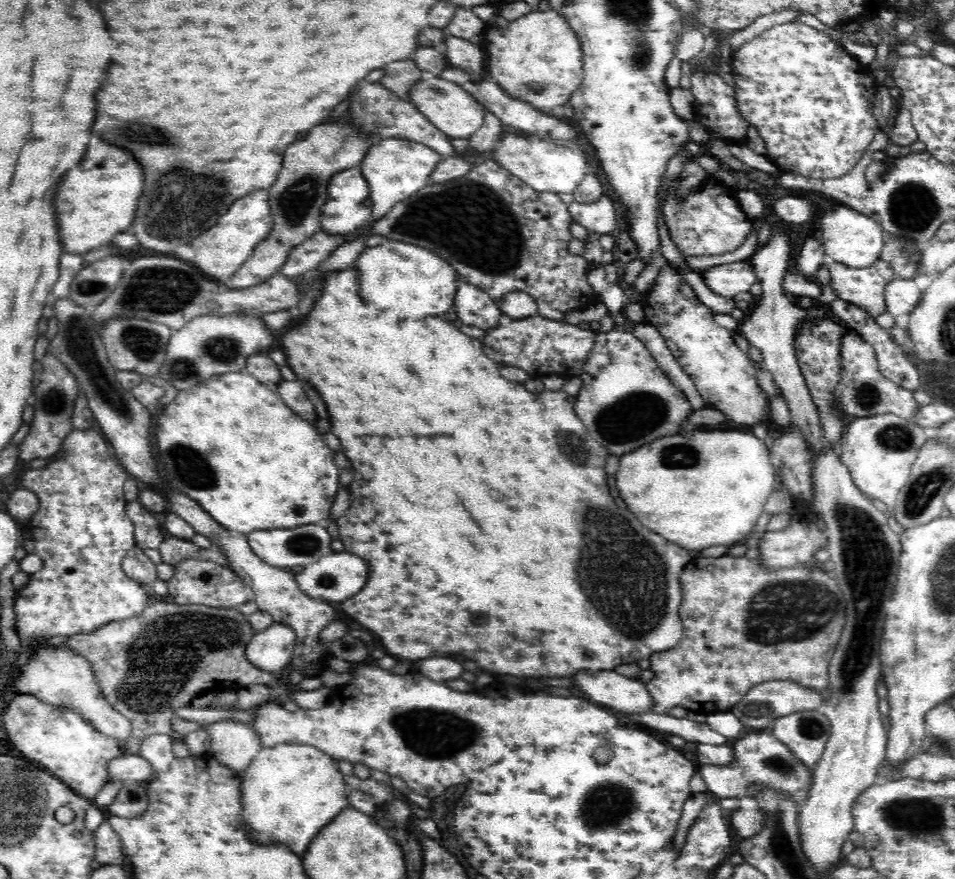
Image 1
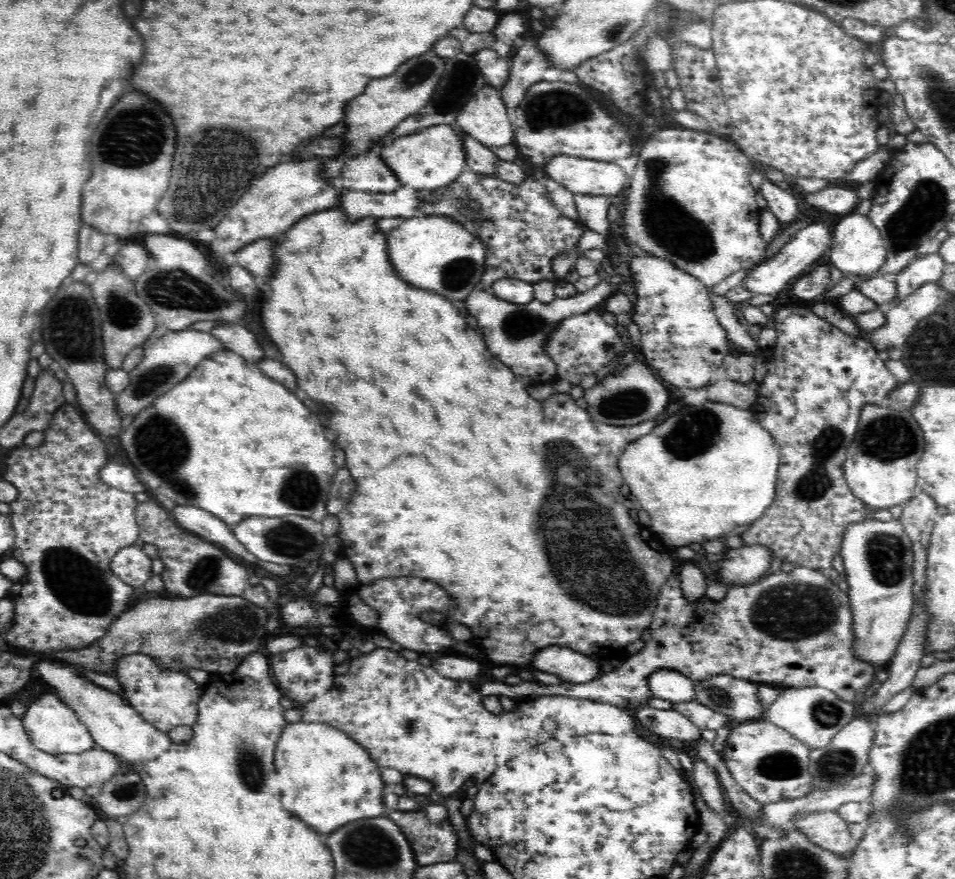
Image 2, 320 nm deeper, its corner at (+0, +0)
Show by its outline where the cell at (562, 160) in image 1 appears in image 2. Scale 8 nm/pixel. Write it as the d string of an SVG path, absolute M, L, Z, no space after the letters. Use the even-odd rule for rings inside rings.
M558 154L543 167L544 174L573 194L617 195L628 188L626 172L614 162Z

